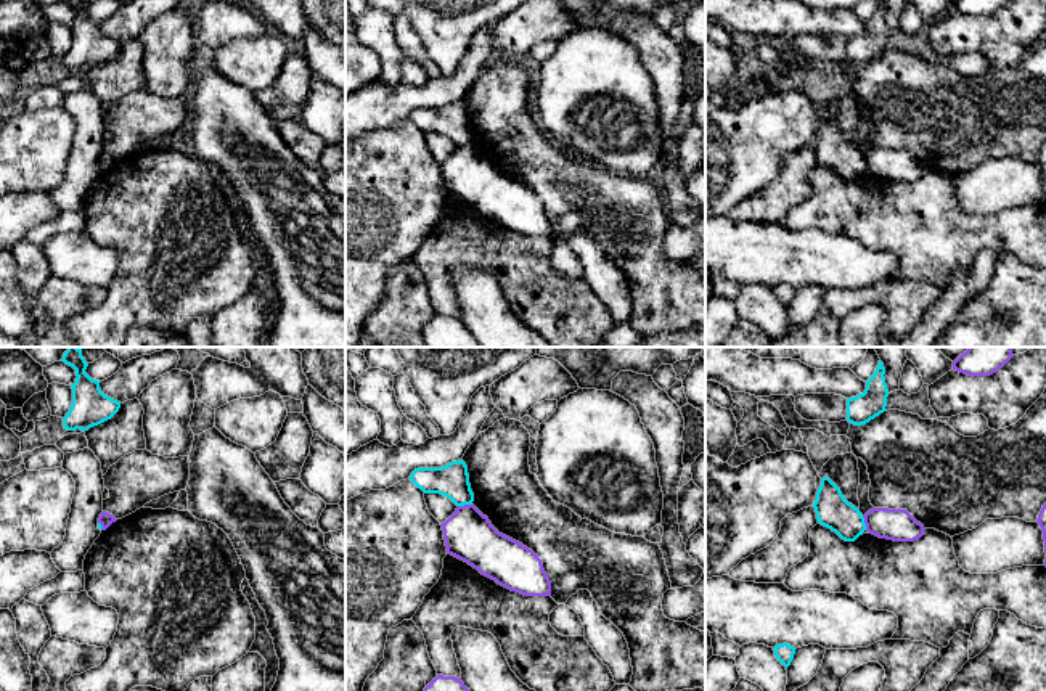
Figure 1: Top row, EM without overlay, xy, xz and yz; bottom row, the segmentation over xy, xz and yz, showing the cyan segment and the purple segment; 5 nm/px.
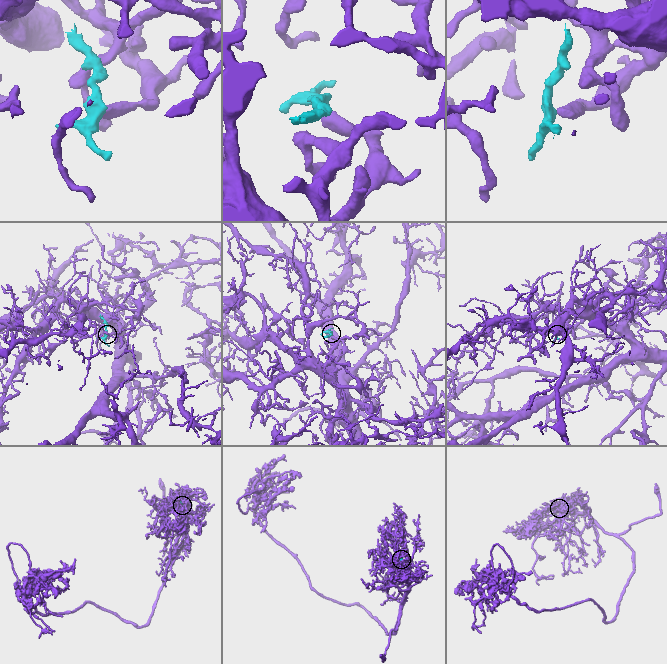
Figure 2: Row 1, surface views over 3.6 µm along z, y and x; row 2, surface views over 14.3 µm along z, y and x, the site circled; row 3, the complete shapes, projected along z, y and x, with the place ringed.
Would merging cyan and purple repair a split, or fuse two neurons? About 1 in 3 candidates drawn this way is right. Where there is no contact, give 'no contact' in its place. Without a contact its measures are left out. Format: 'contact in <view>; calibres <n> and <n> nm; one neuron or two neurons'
contact in xz; calibres 170 and 240 nm; two neurons

